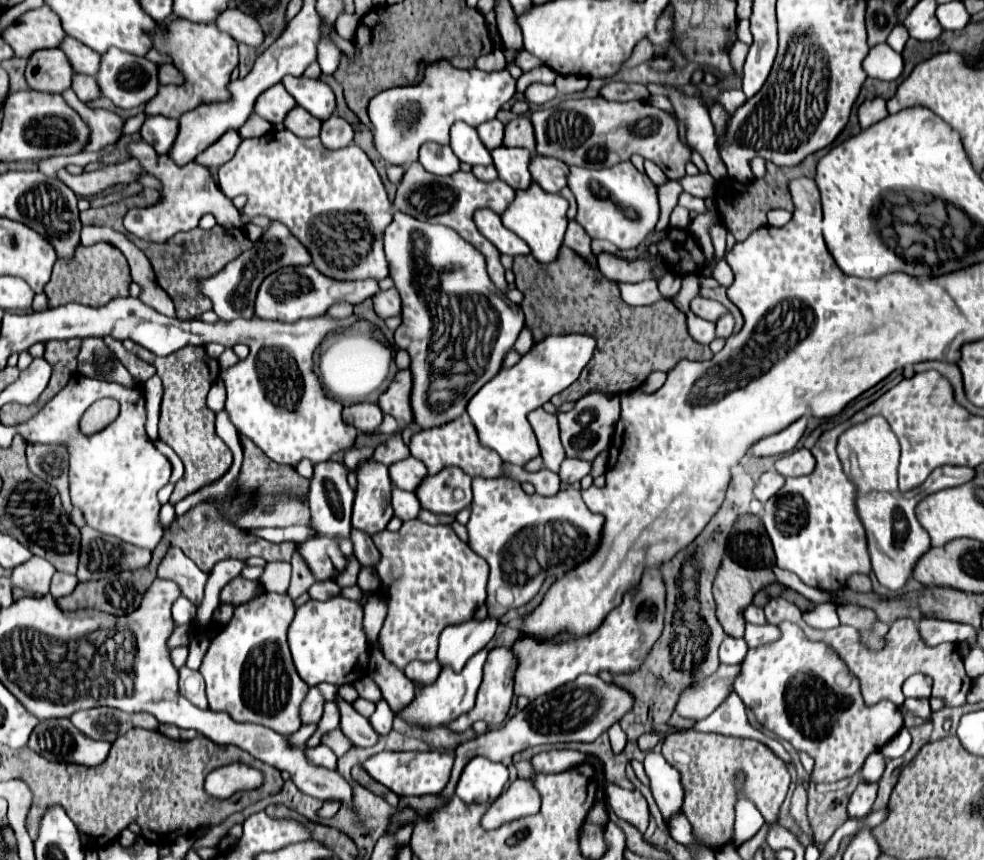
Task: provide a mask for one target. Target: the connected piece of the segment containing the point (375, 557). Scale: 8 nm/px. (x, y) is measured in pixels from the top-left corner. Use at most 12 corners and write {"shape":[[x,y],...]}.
{"shape":[[352,529],[354,553],[364,567],[374,569],[380,551],[366,533]]}

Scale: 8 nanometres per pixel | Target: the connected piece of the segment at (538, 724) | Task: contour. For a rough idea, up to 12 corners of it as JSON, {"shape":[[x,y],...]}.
{"shape":[[594,675],[542,695],[504,727],[460,745],[472,757],[510,765],[524,749],[592,743],[632,707]]}

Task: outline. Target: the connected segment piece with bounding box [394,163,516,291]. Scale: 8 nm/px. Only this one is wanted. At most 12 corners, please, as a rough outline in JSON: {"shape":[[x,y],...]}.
{"shape":[[412,163],[394,207],[442,223],[486,257],[506,291],[500,252],[474,225],[476,209],[502,215],[516,191],[500,179],[448,177]]}

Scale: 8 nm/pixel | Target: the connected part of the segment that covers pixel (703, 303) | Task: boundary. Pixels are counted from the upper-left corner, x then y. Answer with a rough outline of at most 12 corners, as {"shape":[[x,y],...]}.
{"shape":[[692,299],[690,309],[698,317],[716,323],[728,313],[722,303],[704,299]]}

